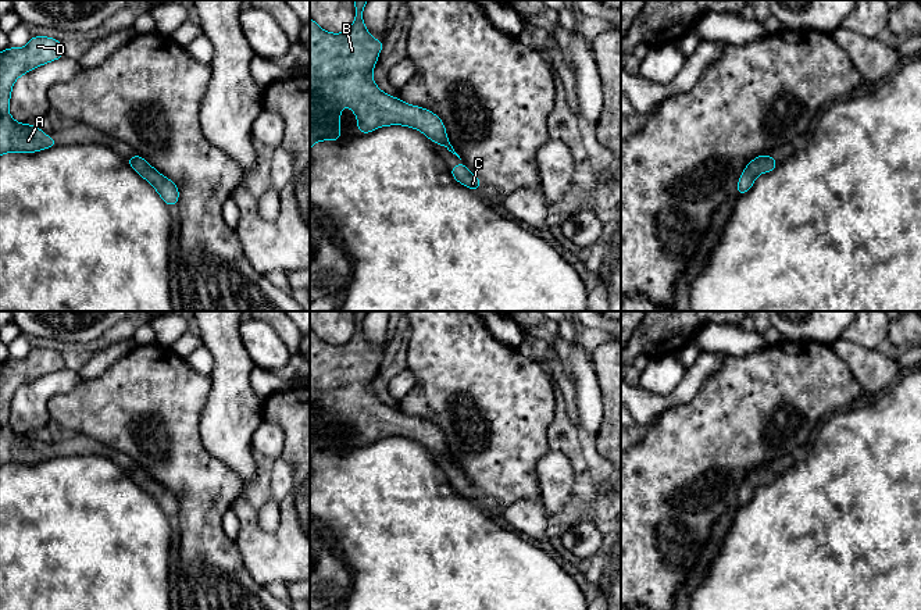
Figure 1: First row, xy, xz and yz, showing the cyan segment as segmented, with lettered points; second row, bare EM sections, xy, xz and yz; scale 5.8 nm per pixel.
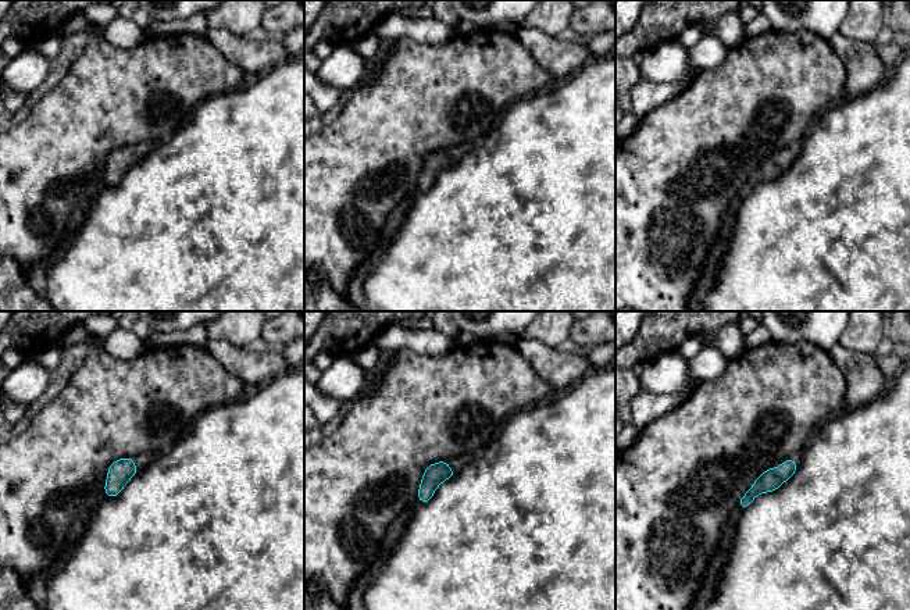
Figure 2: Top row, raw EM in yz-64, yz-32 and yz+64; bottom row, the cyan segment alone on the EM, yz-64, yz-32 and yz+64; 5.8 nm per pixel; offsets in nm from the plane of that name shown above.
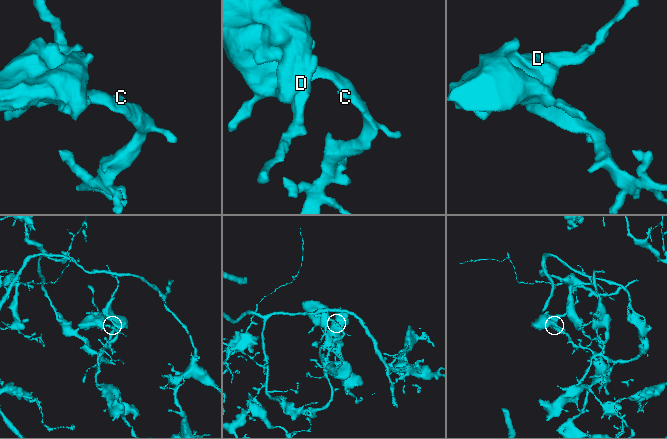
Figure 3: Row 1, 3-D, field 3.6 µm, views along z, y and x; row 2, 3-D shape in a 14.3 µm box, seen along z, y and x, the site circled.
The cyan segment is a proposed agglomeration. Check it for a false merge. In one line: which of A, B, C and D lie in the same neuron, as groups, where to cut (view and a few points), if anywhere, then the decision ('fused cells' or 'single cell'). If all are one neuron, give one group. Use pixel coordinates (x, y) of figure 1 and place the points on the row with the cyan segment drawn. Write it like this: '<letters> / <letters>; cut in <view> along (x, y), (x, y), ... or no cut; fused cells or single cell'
A B C D; no cut; single cell

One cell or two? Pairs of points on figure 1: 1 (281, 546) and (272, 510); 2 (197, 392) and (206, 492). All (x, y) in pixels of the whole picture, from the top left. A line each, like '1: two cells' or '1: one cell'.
1: two cells
2: one cell

